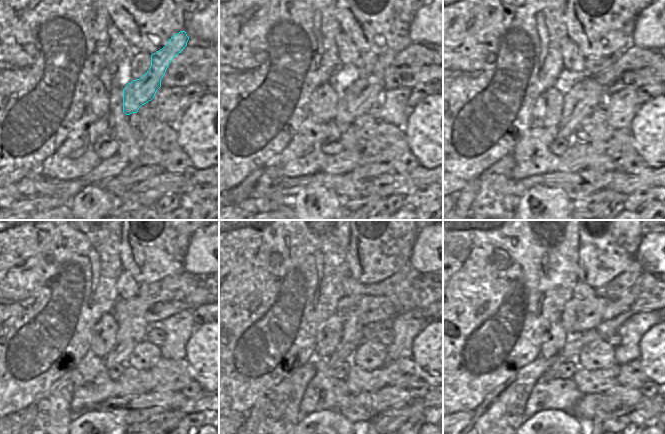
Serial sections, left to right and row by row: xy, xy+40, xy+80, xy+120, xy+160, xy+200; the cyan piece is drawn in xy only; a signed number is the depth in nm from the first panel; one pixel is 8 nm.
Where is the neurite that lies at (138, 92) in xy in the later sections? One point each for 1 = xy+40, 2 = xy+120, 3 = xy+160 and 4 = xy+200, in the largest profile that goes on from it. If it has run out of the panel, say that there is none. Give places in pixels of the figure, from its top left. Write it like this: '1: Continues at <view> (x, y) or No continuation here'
1: Continues at xy+40 (358, 98)
2: Continues at xy+120 (132, 329)
3: Continues at xy+160 (352, 337)
4: Continues at xy+200 (553, 372)

